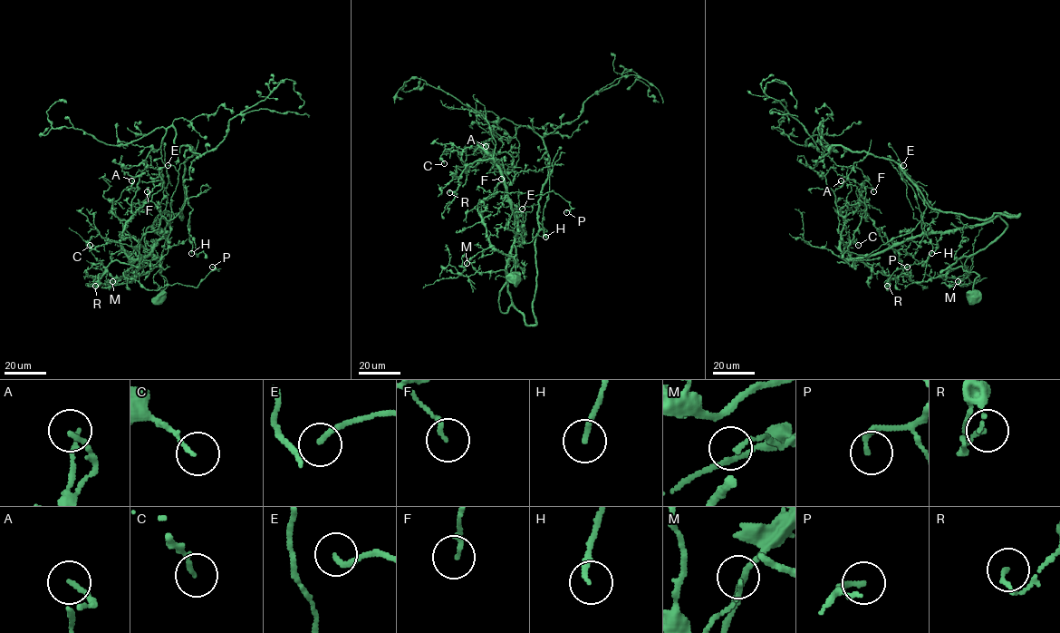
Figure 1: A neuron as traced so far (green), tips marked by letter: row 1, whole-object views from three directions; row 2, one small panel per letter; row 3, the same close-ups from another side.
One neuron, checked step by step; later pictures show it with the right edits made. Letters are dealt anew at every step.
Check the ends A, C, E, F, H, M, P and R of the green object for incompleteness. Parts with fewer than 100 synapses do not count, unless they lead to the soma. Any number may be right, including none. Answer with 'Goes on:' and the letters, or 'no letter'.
Goes on: no letter

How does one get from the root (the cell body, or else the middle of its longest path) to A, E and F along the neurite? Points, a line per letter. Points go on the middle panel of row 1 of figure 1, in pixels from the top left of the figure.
A: (515, 279), (515, 255), (502, 312), (517, 218), (498, 166), (475, 146), (489, 139), (486, 146)
E: (515, 279), (521, 279), (513, 280), (515, 255), (499, 309), (512, 306), (534, 325), (538, 205), (522, 209)
F: (515, 279), (515, 255), (502, 312), (517, 218), (498, 166), (476, 145), (503, 166), (501, 179)

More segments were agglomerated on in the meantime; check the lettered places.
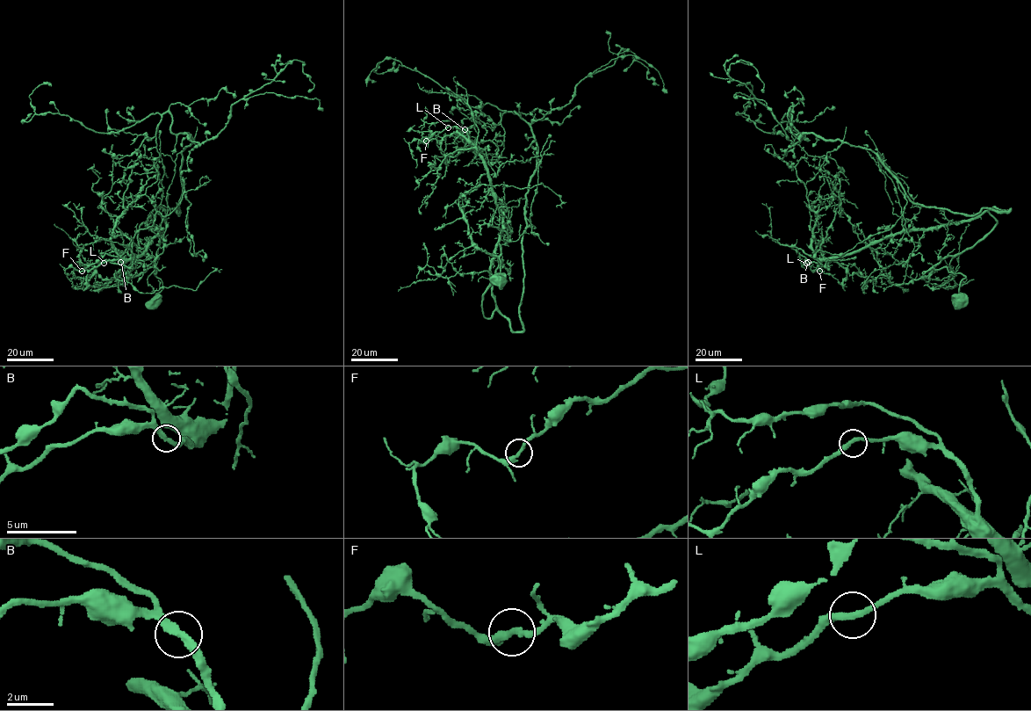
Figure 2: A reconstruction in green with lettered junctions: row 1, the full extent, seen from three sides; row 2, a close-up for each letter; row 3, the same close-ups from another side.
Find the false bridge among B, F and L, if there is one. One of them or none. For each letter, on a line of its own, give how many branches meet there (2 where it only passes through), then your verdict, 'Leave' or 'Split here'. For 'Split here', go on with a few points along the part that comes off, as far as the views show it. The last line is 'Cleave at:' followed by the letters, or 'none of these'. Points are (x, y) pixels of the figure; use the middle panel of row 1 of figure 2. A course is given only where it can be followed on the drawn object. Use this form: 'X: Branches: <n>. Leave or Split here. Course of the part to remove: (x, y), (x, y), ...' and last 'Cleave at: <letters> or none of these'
B: Branches: 2. Leave
F: Branches: 2. Leave
L: Branches: 2. Leave
Cleave at: none of these

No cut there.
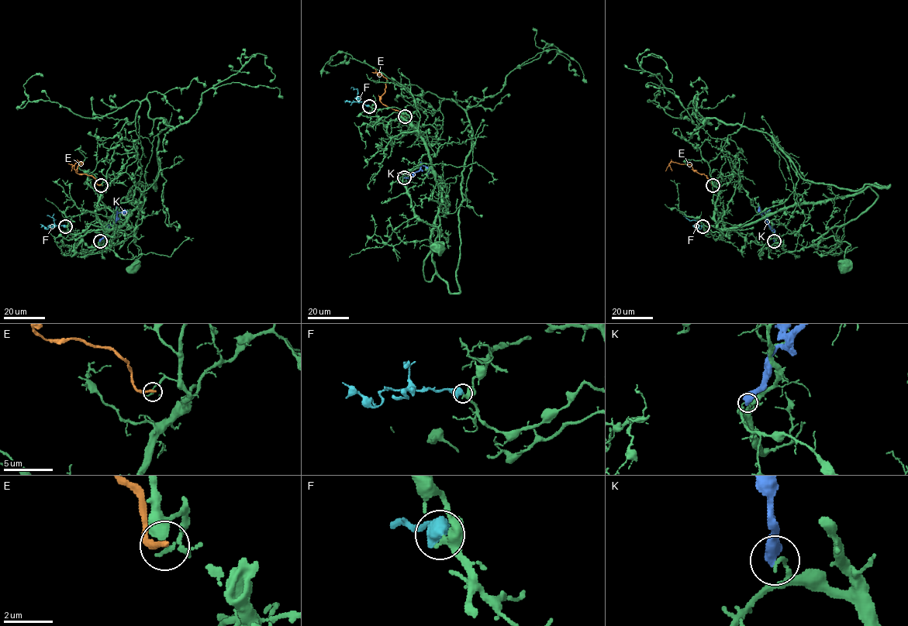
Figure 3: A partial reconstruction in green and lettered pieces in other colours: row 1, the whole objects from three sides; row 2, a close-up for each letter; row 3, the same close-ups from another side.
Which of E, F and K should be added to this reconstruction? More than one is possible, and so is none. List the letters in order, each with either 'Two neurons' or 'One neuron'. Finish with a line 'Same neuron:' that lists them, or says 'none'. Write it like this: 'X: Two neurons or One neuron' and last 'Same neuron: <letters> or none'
E: Two neurons
F: One neuron
K: Two neurons
Same neuron: F

